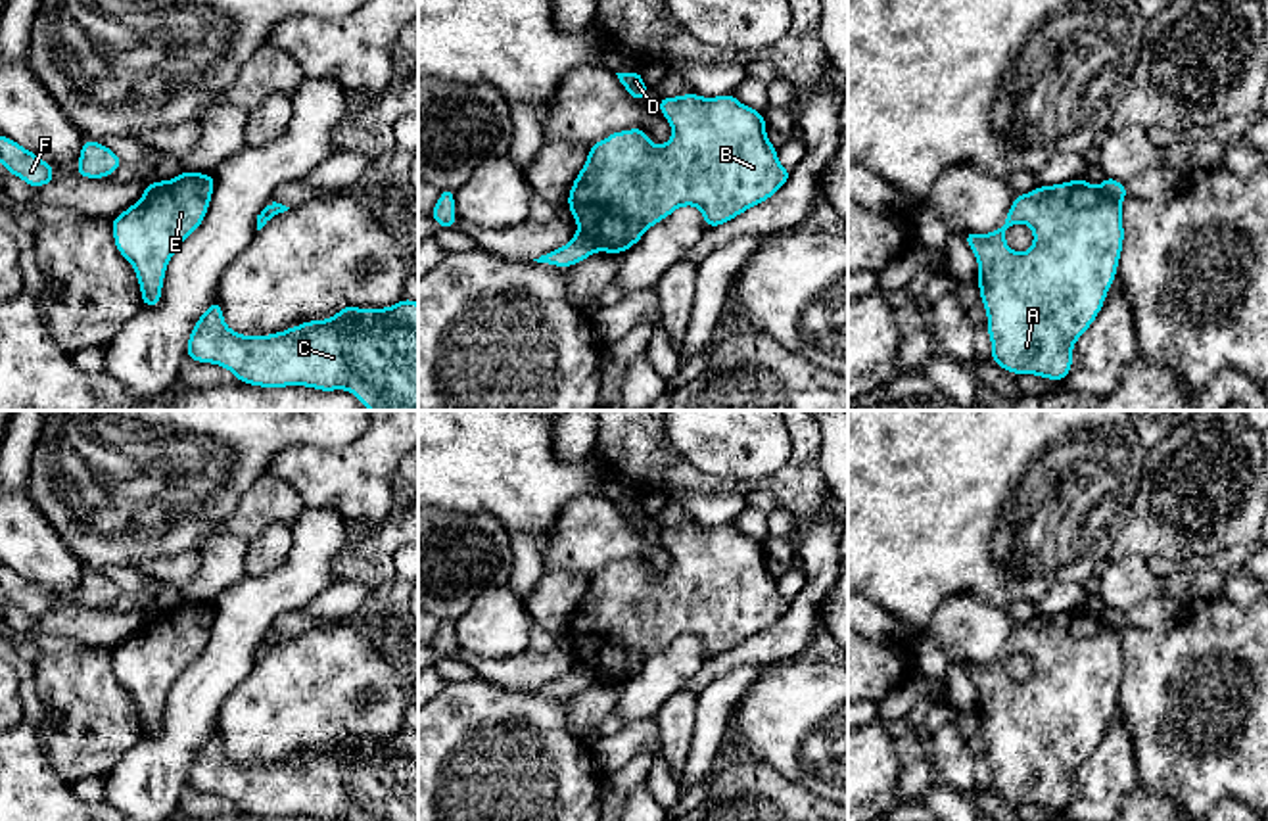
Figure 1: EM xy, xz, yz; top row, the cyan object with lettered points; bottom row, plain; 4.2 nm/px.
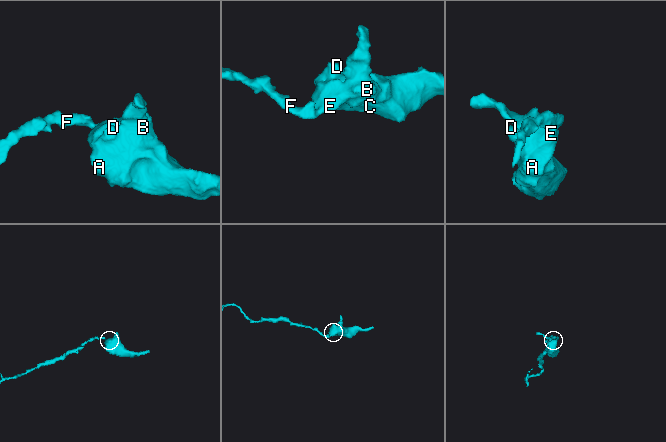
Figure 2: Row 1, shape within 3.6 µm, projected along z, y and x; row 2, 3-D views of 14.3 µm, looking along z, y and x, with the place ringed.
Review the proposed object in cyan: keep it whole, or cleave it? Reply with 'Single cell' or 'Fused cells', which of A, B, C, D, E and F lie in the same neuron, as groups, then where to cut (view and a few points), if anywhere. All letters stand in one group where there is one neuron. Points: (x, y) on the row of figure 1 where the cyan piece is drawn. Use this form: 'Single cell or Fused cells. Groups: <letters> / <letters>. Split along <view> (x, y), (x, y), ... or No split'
Fused cells. Groups: A B C D E / F. Split along xz (580, 231), (597, 250)

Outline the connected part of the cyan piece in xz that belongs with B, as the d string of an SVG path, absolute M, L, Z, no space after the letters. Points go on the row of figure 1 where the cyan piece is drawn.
M691 92L656 104L673 129L664 146L654 146L641 127L612 132L591 146L570 188L566 205L597 251L627 251L650 226L685 205L698 207L708 228L719 226L769 199L790 178L767 140L763 113L733 94L702 98Z

